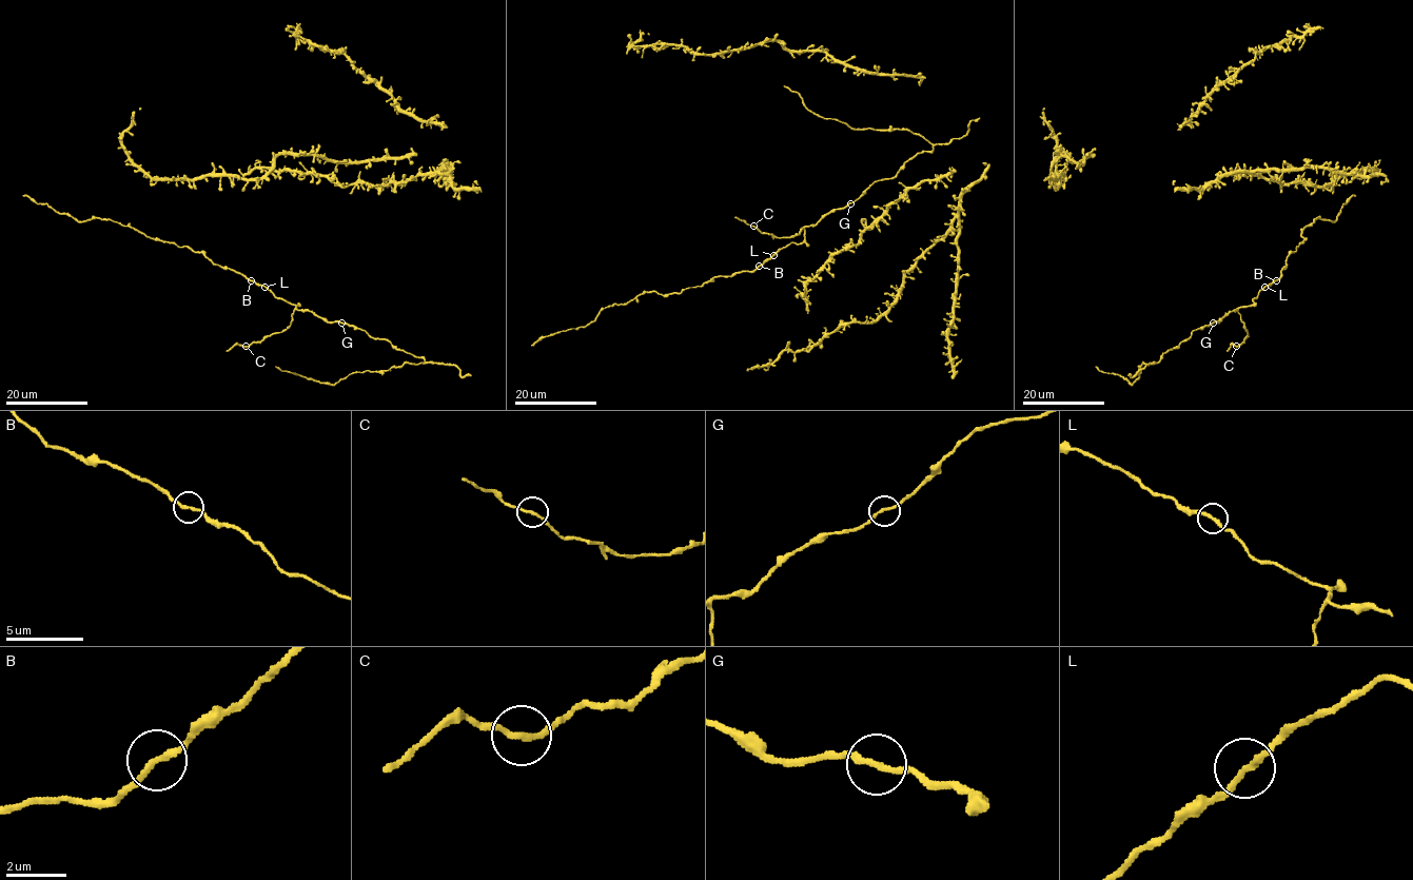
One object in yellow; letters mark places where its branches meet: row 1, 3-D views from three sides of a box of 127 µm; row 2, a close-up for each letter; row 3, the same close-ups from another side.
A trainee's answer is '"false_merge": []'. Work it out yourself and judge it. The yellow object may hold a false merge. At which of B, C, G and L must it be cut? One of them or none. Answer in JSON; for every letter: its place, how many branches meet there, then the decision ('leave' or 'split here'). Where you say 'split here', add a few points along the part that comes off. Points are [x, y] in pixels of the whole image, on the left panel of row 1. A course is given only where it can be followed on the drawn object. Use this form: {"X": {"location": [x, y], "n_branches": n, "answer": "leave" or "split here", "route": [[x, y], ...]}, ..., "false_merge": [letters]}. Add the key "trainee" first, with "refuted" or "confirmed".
{"trainee": "refuted", "B": {"location": [251, 280], "n_branches": 2, "answer": "split here", "route": [[251, 280], [214, 265], [201, 253], [187, 247], [153, 239], [118, 221], [98, 217], [79, 221], [23, 196]]}, "C": {"location": [246, 346], "n_branches": 2, "answer": "leave"}, "G": {"location": [341, 323], "n_branches": 2, "answer": "leave"}, "L": {"location": [265, 287], "n_branches": 2, "answer": "leave"}, "false_merge": ["B"]}

